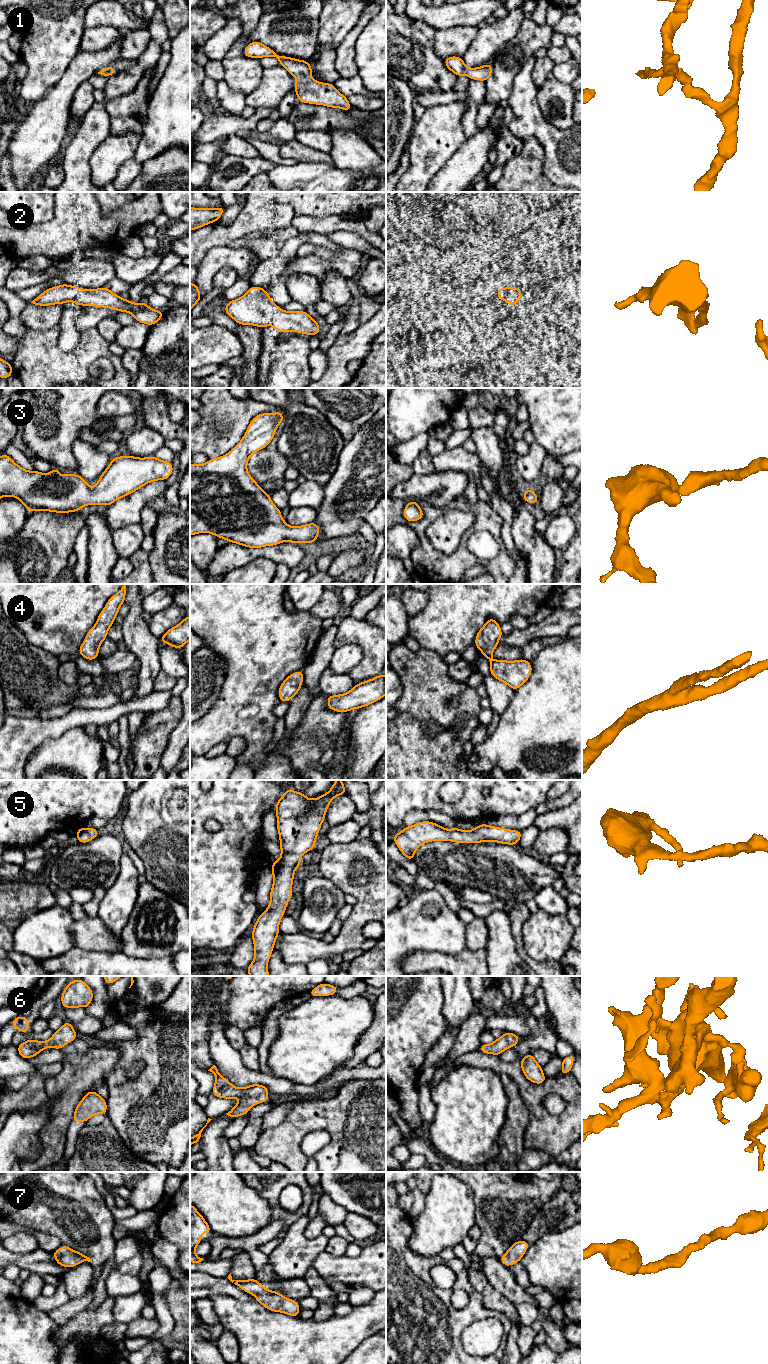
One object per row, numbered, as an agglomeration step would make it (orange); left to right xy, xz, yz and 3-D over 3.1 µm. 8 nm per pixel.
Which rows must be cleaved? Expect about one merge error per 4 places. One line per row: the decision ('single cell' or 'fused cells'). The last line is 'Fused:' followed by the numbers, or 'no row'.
1: single cell
2: single cell
3: single cell
4: single cell
5: single cell
6: single cell
7: single cell
Fused: no row

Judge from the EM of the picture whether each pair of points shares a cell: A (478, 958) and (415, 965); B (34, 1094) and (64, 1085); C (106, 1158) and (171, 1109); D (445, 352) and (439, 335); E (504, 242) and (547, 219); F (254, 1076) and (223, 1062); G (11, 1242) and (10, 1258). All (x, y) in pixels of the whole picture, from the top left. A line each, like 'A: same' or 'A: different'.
A: same
B: different
C: different
D: different
E: different
F: same
G: different

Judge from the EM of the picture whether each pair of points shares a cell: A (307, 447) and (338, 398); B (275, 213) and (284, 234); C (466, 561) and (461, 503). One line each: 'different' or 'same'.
A: different
B: different
C: same

